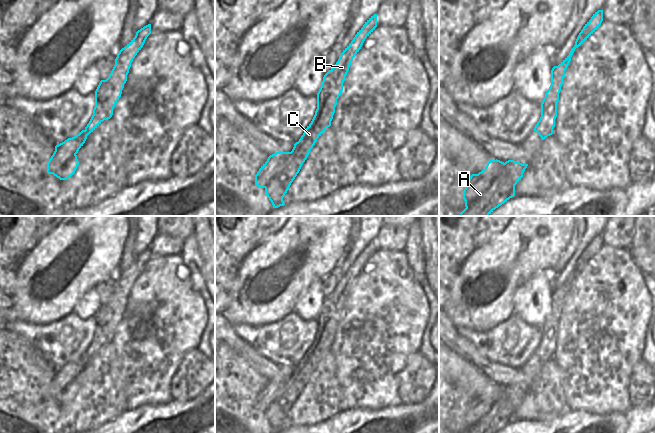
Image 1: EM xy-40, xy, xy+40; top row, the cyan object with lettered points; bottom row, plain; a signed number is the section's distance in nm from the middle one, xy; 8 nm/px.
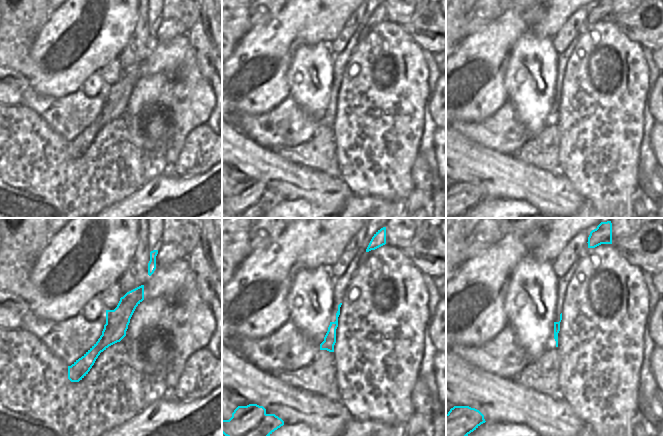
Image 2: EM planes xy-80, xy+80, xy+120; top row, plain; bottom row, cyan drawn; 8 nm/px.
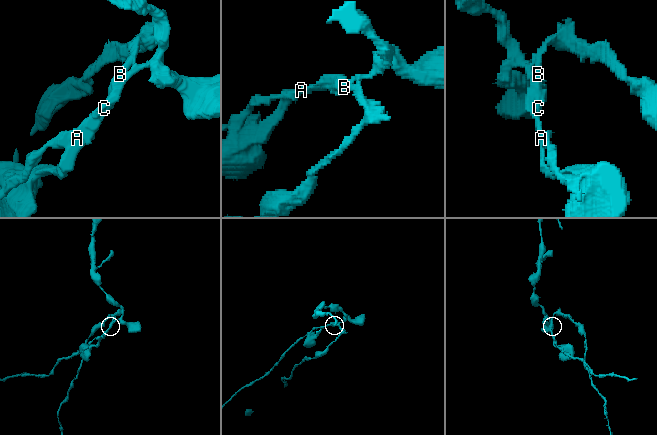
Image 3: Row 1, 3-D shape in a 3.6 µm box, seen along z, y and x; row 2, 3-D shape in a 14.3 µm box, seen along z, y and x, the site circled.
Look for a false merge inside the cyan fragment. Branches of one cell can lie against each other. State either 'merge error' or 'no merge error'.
merge error

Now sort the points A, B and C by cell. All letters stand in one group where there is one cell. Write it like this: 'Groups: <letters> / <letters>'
Groups: A / B C.

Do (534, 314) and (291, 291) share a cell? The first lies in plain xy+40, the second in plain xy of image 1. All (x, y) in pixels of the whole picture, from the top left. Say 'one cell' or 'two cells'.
two cells

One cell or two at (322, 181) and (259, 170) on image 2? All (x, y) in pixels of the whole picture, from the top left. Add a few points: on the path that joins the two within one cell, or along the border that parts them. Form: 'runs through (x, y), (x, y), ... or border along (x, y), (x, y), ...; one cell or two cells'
runs through (306, 181), (292, 181), (275, 172); one cell

